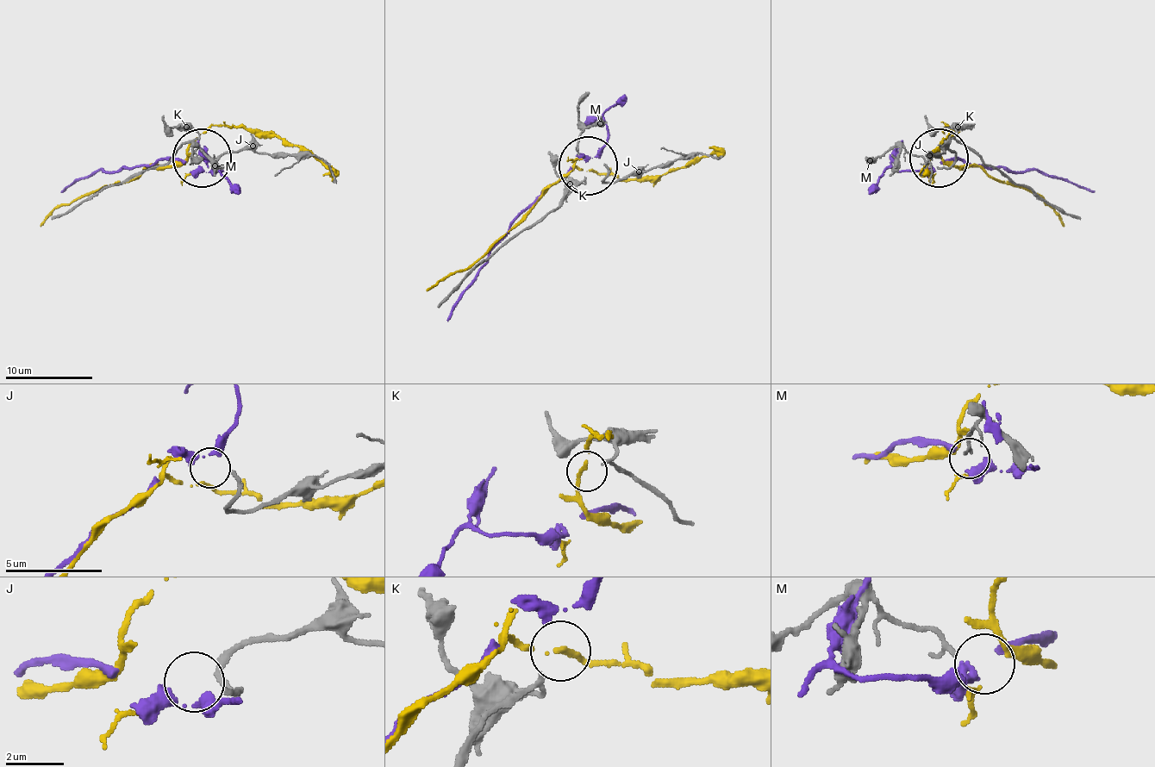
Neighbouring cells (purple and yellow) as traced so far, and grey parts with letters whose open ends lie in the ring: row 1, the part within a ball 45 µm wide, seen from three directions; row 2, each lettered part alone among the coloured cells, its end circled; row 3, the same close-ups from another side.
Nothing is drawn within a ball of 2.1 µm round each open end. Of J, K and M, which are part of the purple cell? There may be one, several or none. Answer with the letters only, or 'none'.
J

